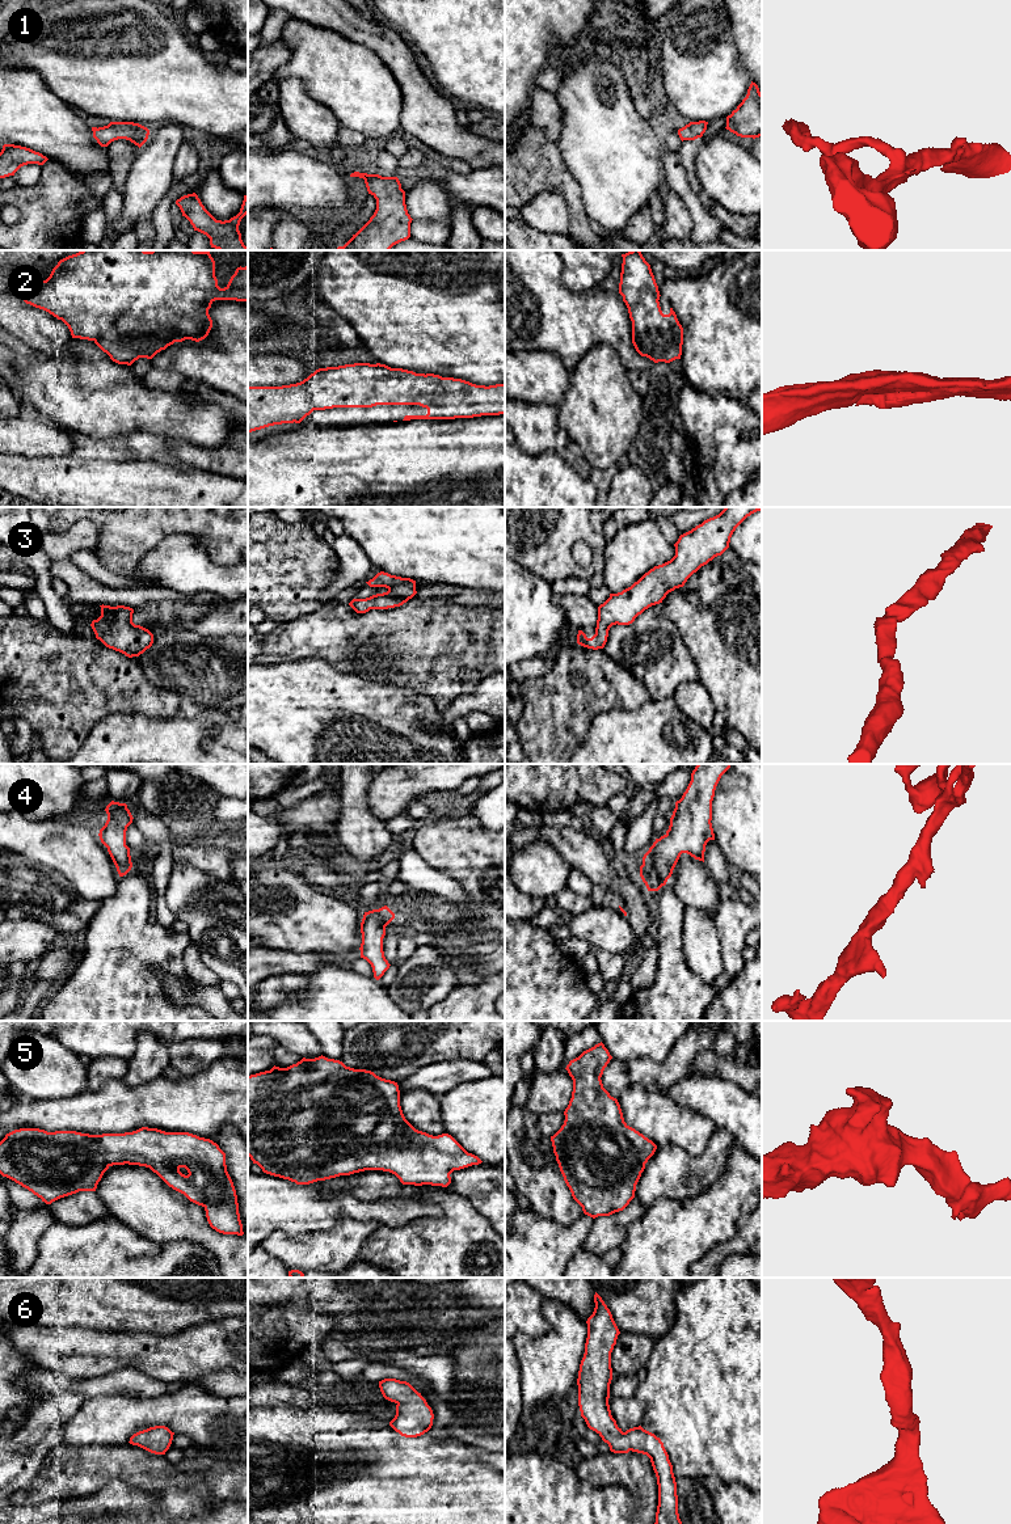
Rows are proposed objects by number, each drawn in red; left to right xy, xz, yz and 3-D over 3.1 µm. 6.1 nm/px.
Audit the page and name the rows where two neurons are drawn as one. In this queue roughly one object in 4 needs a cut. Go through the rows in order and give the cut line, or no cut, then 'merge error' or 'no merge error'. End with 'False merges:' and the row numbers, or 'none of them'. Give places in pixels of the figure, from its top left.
1: no cut | no merge error
2: no cut | no merge error
3: no cut | no merge error
4: no cut | no merge error
5: no cut | no merge error
6: no cut | no merge error
False merges: none of them

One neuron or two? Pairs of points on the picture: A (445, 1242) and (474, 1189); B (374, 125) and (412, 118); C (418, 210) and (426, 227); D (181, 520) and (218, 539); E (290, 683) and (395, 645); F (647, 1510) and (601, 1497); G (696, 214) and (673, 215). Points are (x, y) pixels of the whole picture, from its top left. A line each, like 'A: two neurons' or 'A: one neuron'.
A: two neurons
B: two neurons
C: two neurons
D: one neuron
E: two neurons
F: two neurons
G: two neurons

